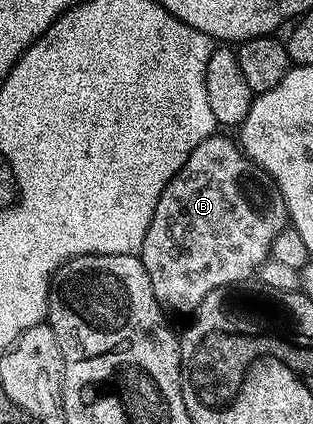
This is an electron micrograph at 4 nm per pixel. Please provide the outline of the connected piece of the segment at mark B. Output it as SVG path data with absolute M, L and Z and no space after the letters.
M214 133L190 153L183 165L183 169L179 169L175 173L175 177L171 177L171 181L163 189L163 193L159 197L159 205L155 205L155 217L151 217L151 225L147 225L147 237L143 237L139 258L143 269L147 269L147 277L151 277L151 289L155 293L157 300L160 301L162 308L168 309L170 312L173 310L193 313L201 306L202 301L207 297L207 293L232 283L246 282L252 276L249 274L252 271L254 274L261 264L270 258L269 250L271 245L275 241L275 237L279 237L279 233L286 225L287 212L285 210L285 201L276 183L266 175L263 168L256 166L253 160L246 156L245 152L234 140L232 143L231 140L224 139L221 133Z

